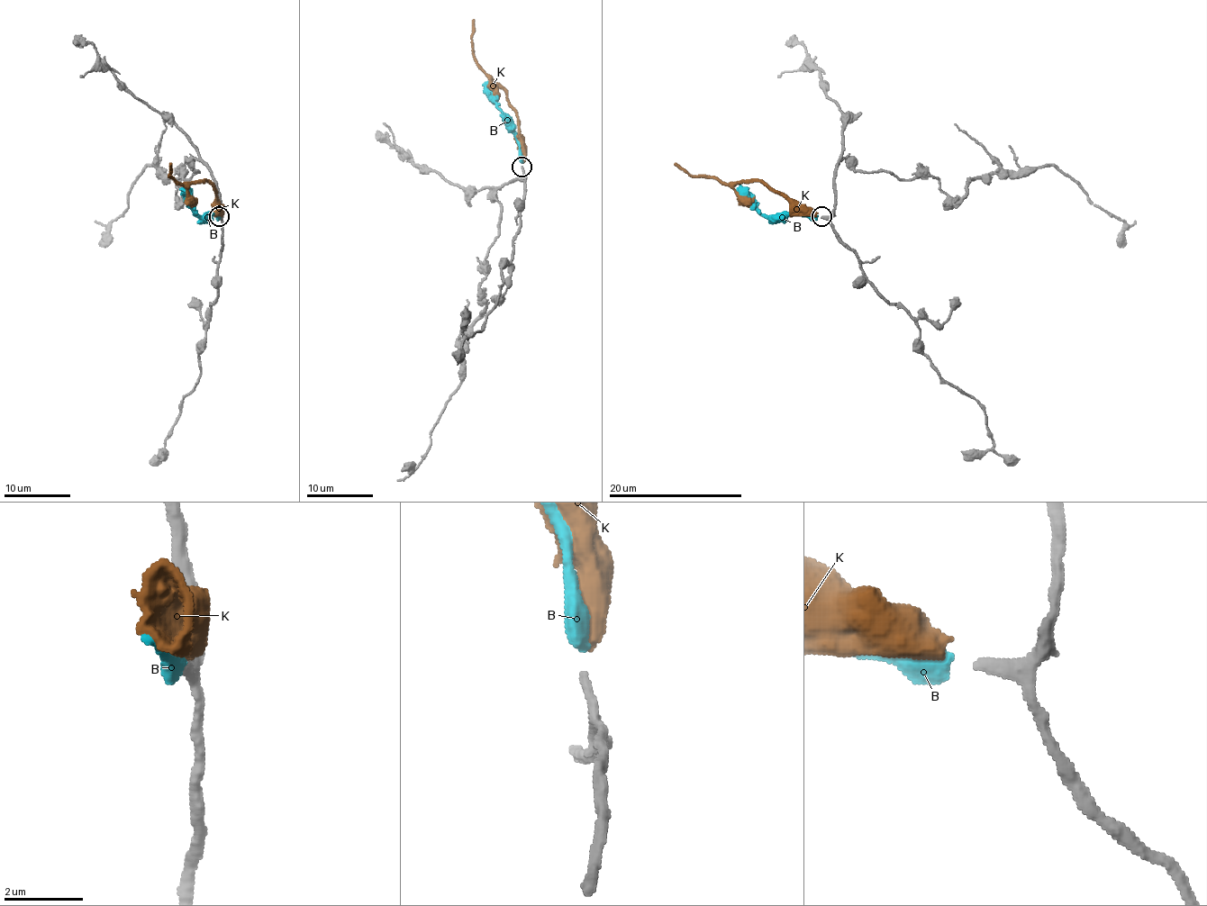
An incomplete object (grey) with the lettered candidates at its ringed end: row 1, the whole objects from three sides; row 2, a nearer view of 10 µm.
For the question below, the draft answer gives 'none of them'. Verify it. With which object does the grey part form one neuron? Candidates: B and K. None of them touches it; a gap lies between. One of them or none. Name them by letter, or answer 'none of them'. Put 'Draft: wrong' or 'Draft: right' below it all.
K
Draft: wrong

